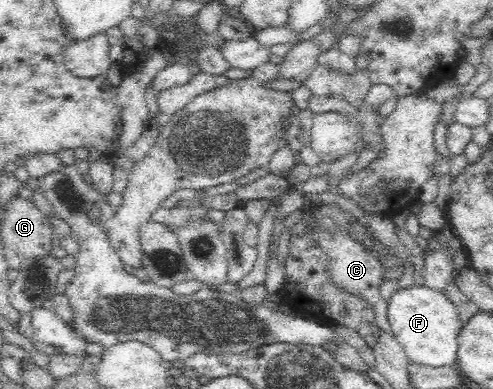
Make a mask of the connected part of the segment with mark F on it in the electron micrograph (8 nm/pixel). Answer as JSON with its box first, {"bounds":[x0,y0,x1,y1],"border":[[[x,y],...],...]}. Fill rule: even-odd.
{"bounds":[387,285,463,368],"border":[[[423,285],[399,288],[387,301],[391,334],[403,348],[408,362],[431,368],[452,366],[456,361],[457,335],[463,326],[455,305],[444,293]]]}

